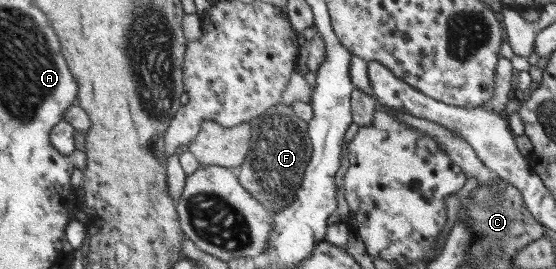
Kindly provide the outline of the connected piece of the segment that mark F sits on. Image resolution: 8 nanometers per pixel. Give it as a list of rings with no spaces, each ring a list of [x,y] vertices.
[[[276,103],[260,117],[251,120],[251,153],[237,169],[240,183],[269,212],[278,212],[292,204],[302,186],[304,174],[313,156],[313,143],[309,134],[309,121],[300,119],[289,105]]]

